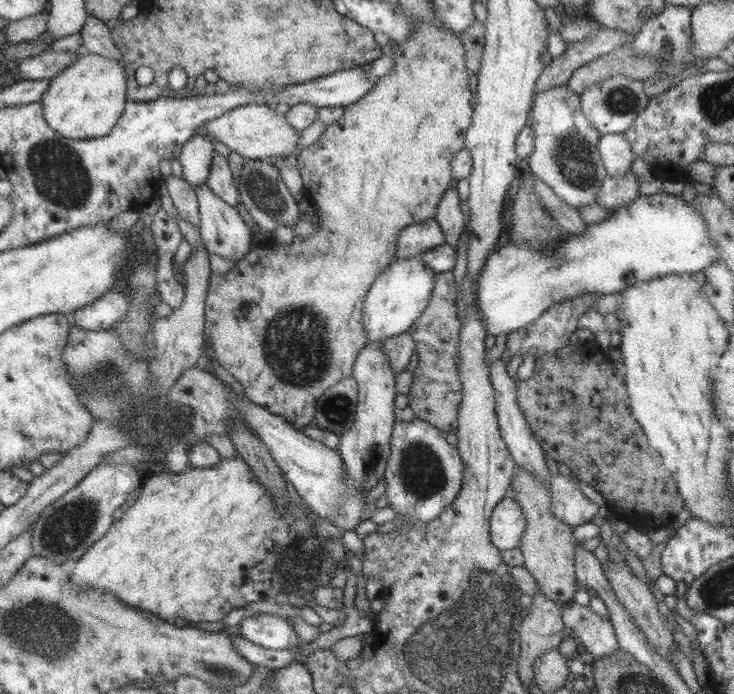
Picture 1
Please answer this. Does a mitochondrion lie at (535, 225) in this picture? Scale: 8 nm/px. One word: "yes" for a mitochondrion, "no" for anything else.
yes

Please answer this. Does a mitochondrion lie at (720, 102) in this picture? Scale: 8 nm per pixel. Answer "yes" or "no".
yes

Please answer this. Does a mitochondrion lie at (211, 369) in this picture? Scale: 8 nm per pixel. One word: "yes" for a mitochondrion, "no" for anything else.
no

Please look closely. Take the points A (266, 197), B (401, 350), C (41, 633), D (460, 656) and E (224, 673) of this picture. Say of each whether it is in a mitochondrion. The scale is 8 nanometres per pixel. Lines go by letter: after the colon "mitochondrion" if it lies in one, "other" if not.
A: mitochondrion
B: other
C: mitochondrion
D: mitochondrion
E: mitochondrion

